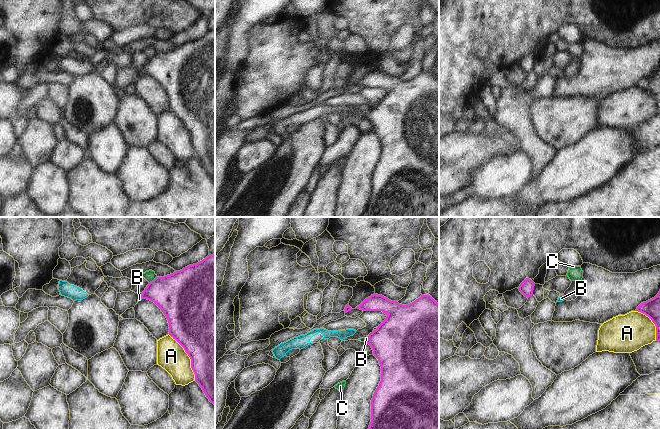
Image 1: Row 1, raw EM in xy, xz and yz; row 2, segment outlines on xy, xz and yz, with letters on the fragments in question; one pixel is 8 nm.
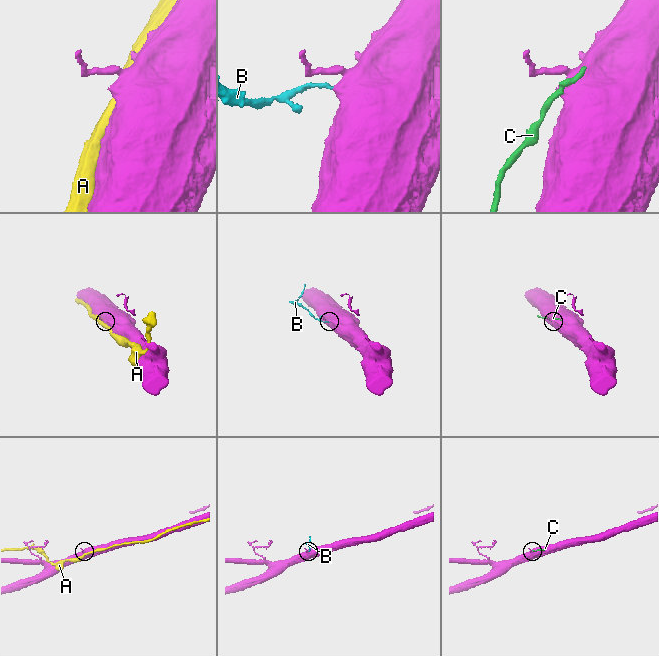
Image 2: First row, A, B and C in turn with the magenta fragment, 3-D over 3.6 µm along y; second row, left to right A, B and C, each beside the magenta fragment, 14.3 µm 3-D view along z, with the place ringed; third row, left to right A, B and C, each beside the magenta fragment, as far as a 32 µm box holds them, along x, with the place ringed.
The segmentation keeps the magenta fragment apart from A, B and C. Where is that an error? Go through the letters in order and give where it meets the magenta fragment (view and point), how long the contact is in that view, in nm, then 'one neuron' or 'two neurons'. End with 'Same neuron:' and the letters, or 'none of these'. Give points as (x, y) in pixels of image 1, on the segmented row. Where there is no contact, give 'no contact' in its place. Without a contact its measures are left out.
A: xy (189, 356) | 440 nm | two neurons
B: xz (367, 339) | 50 nm | one neuron
C: xy (153, 280) | 90 nm | two neurons
Same neuron: B

